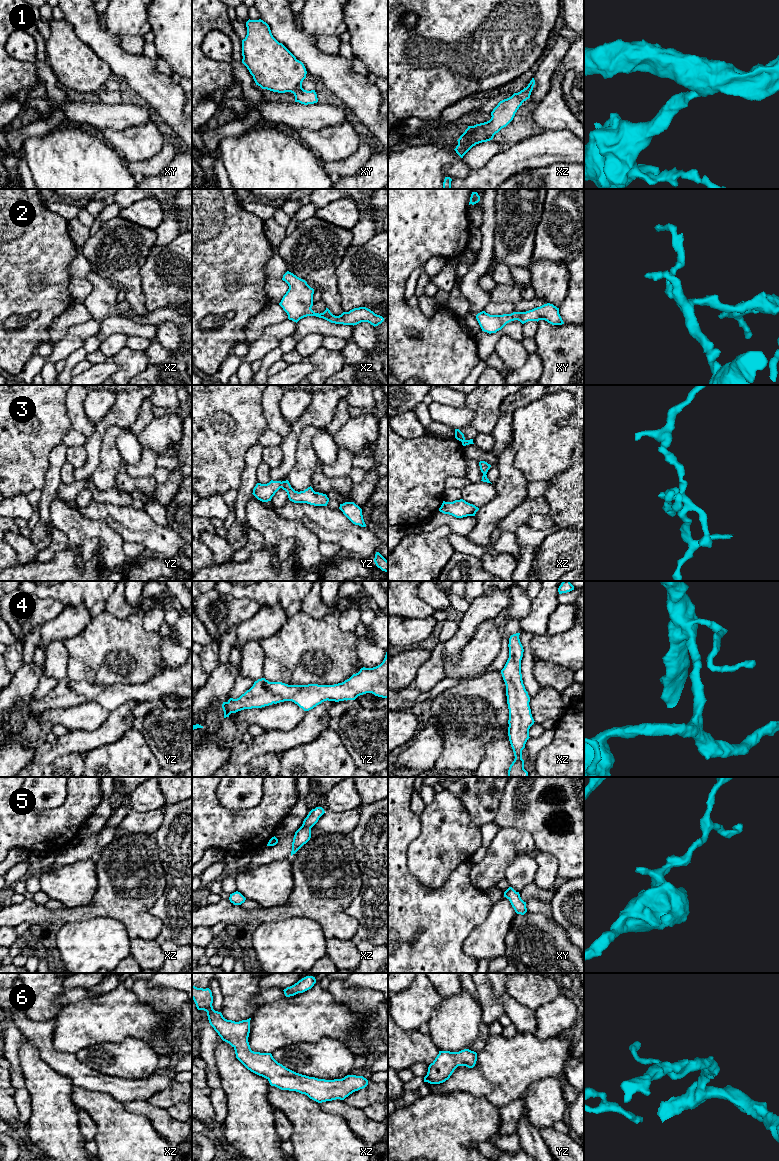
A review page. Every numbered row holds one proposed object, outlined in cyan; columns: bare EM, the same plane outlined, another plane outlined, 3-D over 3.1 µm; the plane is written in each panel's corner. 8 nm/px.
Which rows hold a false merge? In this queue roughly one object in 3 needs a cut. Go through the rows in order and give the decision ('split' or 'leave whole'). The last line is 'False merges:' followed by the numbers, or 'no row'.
1: leave whole
2: leave whole
3: leave whole
4: leave whole
5: leave whole
6: leave whole
False merges: no row

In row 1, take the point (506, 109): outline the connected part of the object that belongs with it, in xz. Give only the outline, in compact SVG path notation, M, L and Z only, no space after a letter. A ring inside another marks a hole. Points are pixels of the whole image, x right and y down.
M532 78L526 88L500 101L491 112L492 117L489 121L474 126L468 126L457 140L458 145L454 149L456 153L463 158L476 144L492 140L496 133L513 120L515 113L522 103L530 98L534 85L535 80Z

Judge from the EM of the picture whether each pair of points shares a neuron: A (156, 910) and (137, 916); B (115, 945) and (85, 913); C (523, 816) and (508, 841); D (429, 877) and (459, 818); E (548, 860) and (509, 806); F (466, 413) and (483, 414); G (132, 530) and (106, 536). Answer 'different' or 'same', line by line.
A: different
B: different
C: different
D: same
E: different
F: different
G: different

